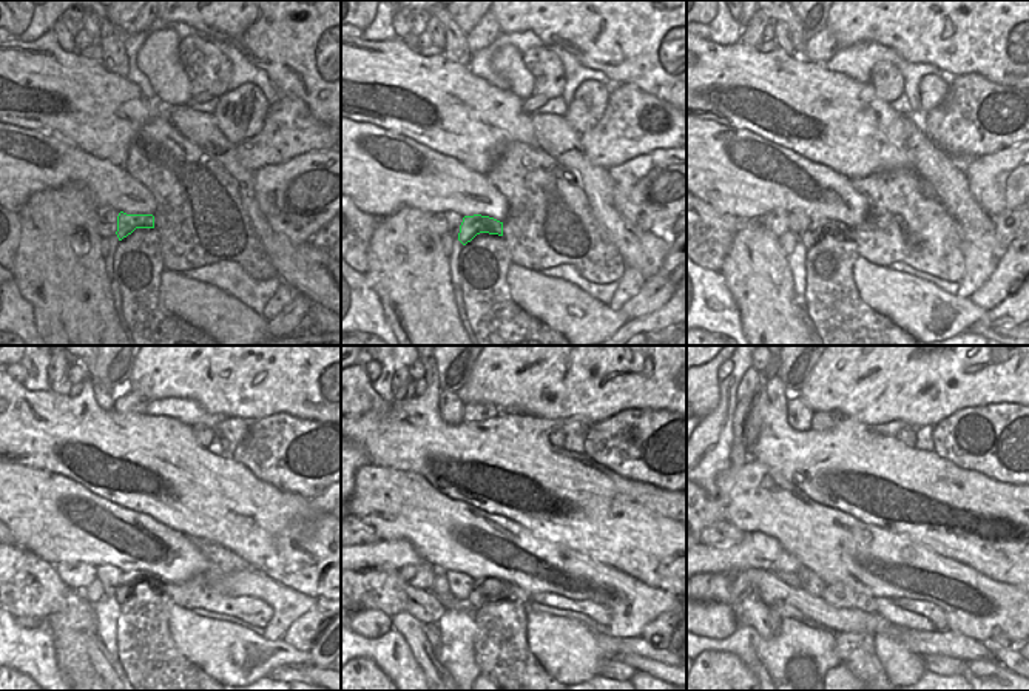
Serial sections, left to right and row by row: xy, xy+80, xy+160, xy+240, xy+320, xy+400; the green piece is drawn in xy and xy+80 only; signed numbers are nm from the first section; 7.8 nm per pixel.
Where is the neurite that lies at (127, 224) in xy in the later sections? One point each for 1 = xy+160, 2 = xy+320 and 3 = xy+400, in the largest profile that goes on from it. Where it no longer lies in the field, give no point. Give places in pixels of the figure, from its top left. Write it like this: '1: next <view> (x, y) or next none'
1: next xy+160 (816, 229)
2: next xy+320 (489, 589)
3: next xy+400 (840, 596)

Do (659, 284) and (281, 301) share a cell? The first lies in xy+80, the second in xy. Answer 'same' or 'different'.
different

